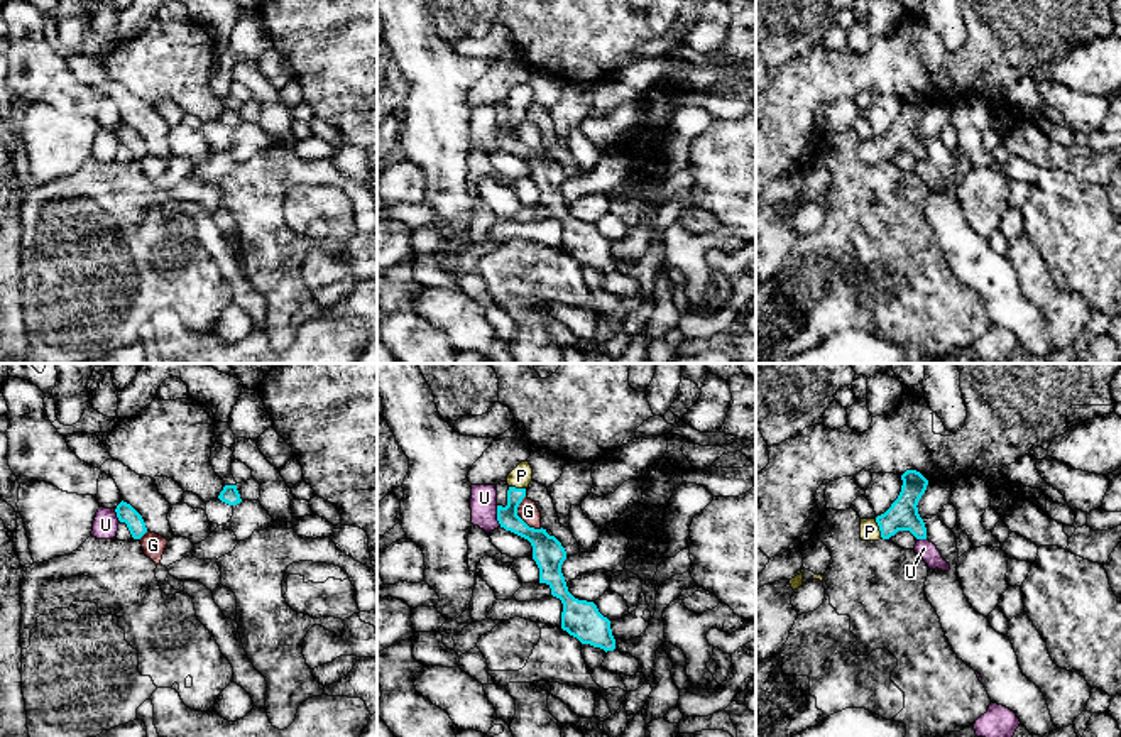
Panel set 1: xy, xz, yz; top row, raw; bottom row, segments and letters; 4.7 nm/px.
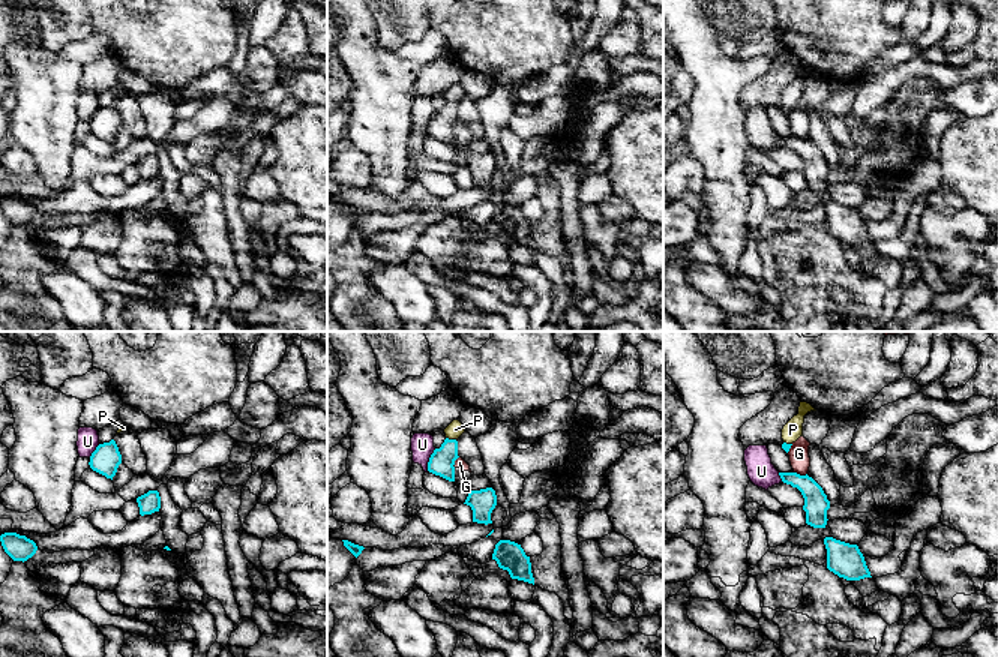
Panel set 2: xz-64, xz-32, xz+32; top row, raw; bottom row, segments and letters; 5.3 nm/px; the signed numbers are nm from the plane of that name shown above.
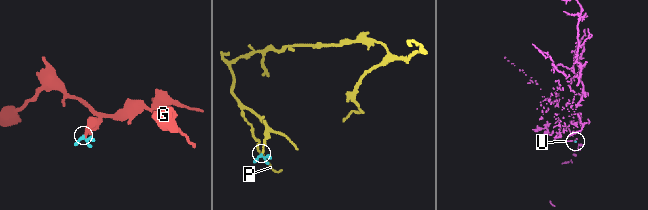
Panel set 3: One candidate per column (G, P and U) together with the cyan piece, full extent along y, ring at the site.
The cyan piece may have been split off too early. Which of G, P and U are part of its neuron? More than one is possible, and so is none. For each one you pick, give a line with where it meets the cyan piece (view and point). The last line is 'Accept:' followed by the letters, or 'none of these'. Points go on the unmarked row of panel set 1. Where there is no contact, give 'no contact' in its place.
P: yz (880, 149)
Accept: P

